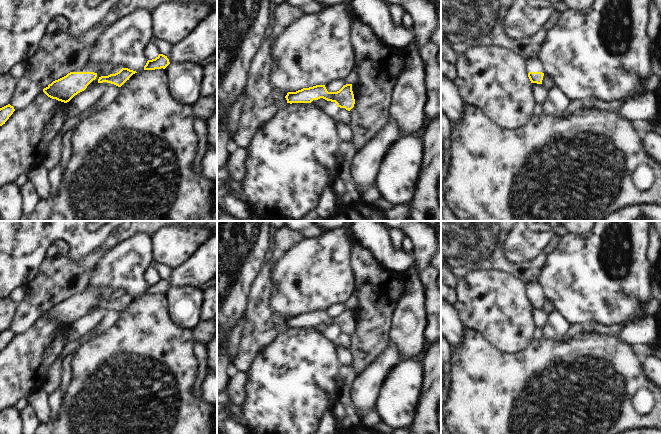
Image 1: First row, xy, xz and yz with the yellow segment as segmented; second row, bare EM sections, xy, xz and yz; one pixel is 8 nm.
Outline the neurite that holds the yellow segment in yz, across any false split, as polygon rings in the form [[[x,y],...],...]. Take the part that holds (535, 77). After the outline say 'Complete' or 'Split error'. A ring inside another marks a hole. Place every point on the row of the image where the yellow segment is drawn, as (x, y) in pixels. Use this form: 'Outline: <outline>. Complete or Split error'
Outline: [[[530,56],[524,59],[524,67],[531,83],[542,84],[545,72],[538,56]]]. Split error

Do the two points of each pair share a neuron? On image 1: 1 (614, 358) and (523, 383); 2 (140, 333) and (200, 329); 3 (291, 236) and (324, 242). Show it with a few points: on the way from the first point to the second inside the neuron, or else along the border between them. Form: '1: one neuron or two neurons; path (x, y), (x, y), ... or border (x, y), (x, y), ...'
1: one neuron; path (591, 378), (586, 383), (546, 383)
2: two neurons; border (190, 329), (195, 341)
3: two neurons; border (303, 238), (293, 243), (283, 252)

